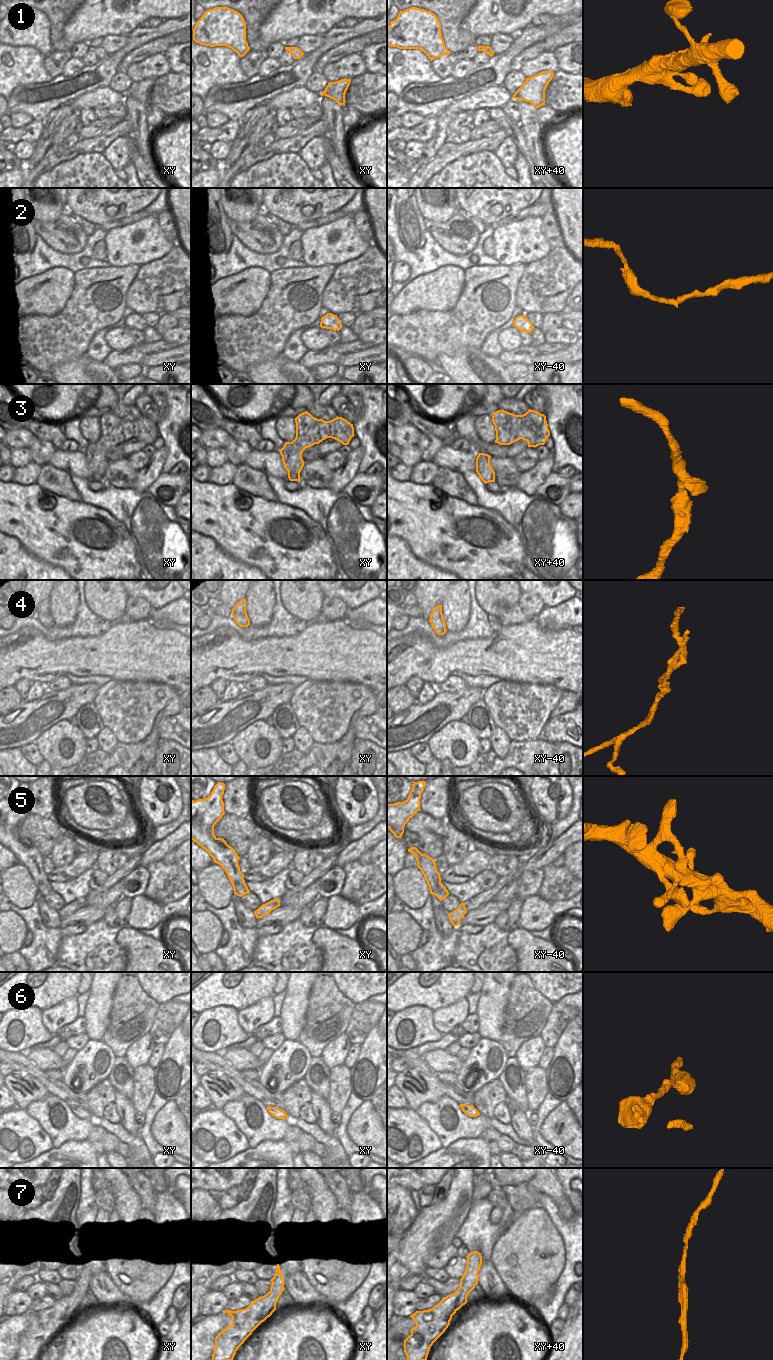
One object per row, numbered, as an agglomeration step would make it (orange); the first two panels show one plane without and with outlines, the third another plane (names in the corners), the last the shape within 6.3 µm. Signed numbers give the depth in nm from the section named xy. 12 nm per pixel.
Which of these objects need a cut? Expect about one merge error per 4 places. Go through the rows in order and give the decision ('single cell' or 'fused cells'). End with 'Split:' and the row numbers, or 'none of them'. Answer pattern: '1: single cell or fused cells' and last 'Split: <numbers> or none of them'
1: single cell
2: fused cells
3: single cell
4: fused cells
5: single cell
6: single cell
7: single cell
Split: 2, 4

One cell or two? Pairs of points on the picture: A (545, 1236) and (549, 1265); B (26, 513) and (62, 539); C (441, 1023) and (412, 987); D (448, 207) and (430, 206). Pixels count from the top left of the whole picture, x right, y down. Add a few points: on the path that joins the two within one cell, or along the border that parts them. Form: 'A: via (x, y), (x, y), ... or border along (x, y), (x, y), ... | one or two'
A: via (539, 1244), (539, 1257), (541, 1259) | one
B: via (35, 516), (53, 532) | one
C: border along (455, 1002), (433, 1011) | two
D: via (444, 207), (434, 206) | one

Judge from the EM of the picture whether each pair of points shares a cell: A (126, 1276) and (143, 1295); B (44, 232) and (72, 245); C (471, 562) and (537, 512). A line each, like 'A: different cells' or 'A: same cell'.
A: same cell
B: same cell
C: different cells

